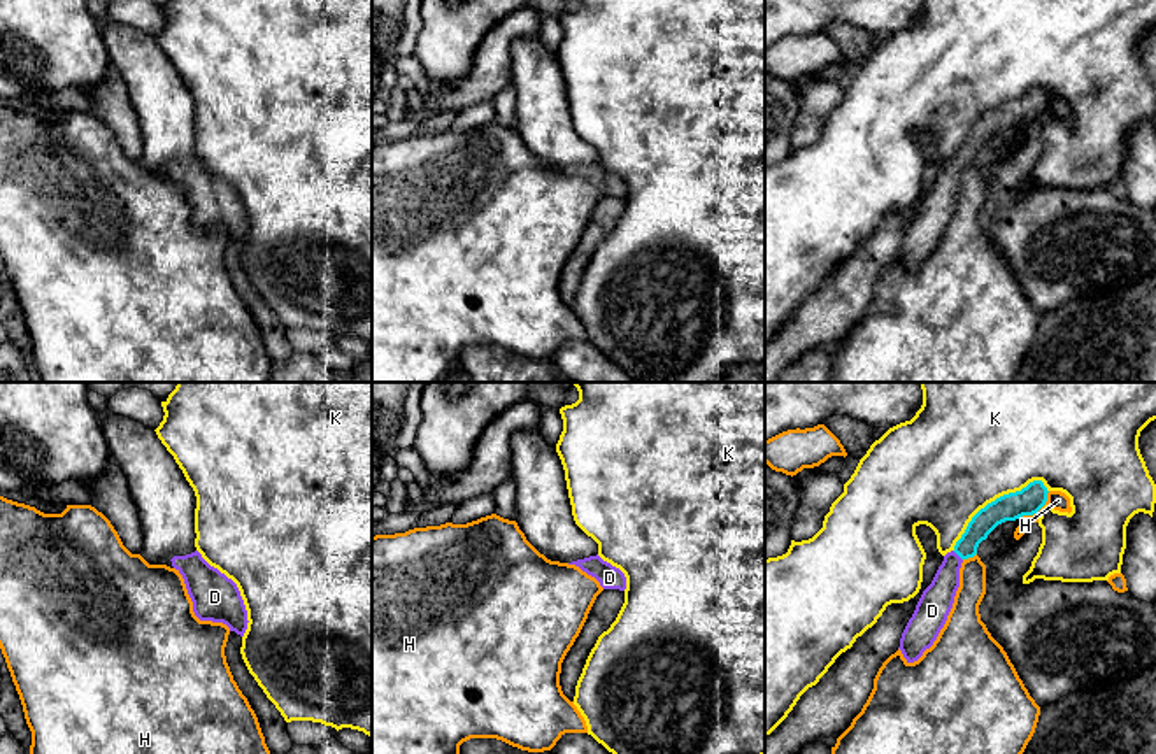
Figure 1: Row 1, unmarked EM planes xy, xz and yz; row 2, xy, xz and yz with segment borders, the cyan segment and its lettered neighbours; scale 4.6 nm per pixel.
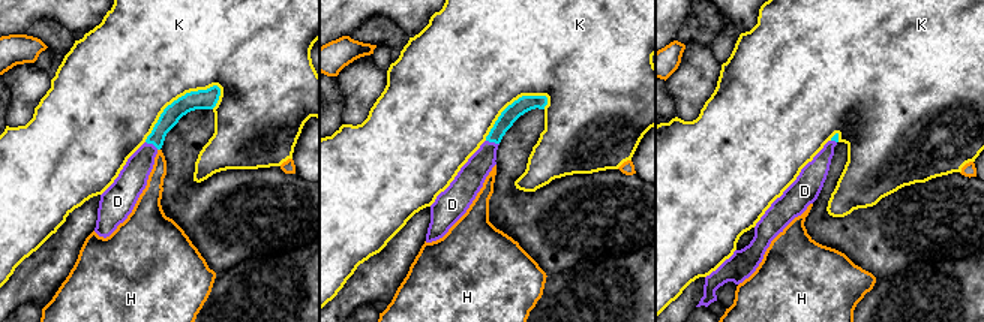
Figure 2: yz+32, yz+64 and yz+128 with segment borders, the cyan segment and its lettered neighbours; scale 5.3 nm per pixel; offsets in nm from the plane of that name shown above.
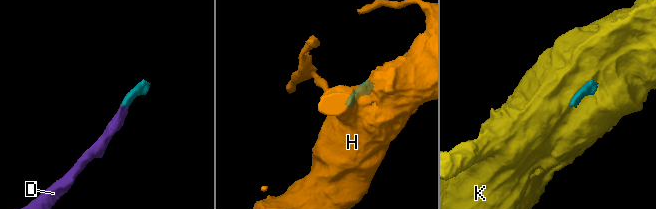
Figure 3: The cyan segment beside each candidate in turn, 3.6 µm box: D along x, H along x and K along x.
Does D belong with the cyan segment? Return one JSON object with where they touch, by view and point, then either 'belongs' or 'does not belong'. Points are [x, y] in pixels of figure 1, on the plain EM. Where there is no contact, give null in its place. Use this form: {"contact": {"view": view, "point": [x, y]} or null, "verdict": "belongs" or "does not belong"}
{"contact": {"view": "yz", "point": [958, 162]}, "verdict": "belongs"}

